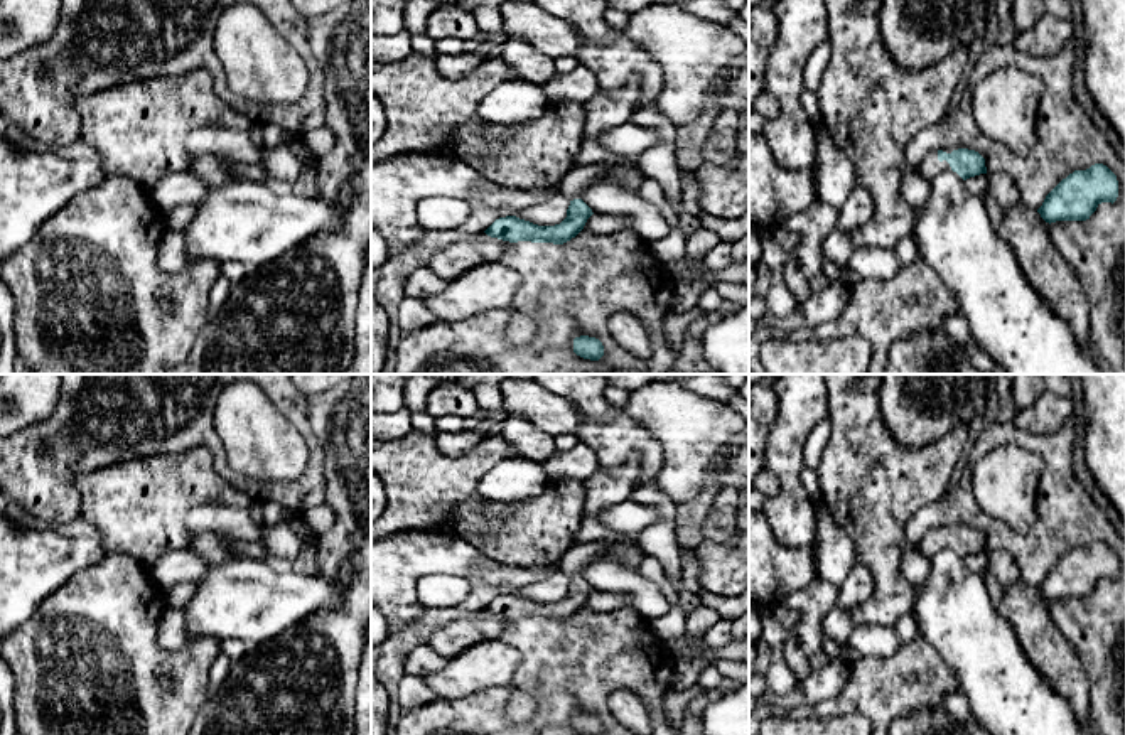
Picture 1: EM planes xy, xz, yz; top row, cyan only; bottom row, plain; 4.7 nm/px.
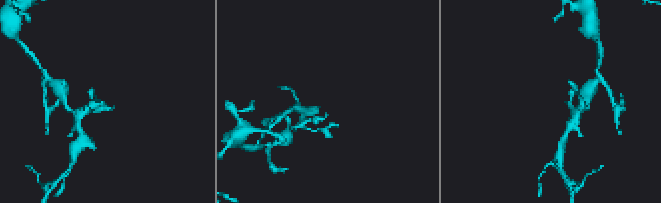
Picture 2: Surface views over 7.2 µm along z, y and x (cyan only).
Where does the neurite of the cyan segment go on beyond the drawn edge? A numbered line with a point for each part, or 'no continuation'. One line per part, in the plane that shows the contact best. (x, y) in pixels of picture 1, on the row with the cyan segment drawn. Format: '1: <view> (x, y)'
1: yz (930, 167)

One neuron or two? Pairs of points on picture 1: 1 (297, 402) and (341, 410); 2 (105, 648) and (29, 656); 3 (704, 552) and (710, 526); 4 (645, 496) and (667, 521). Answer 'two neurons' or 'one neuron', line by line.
1: two neurons
2: one neuron
3: two neurons
4: one neuron

